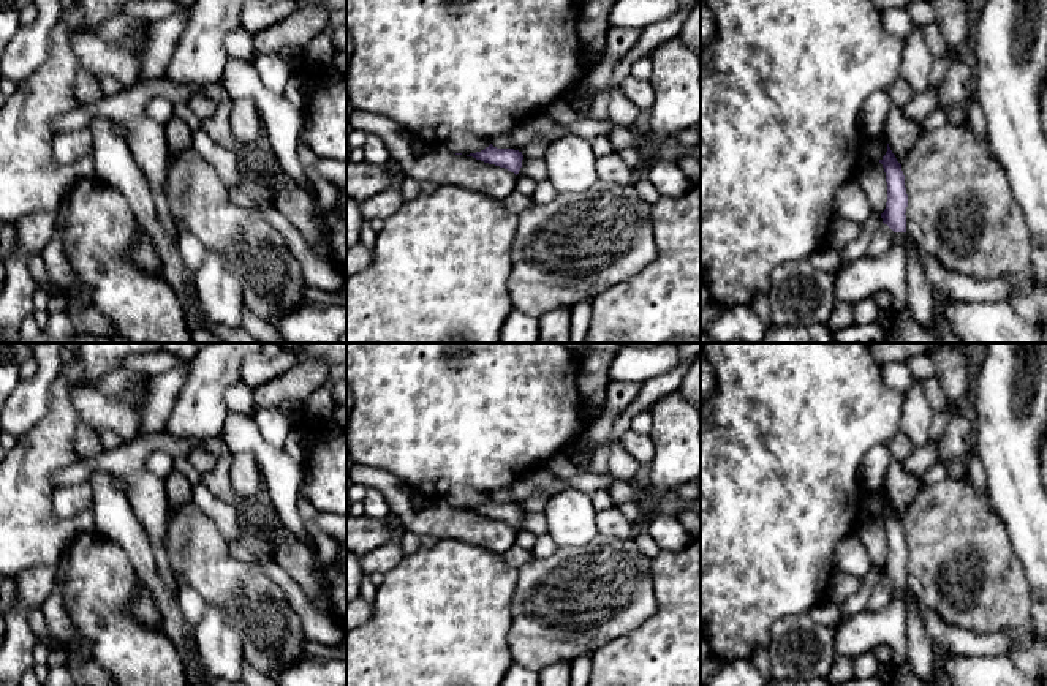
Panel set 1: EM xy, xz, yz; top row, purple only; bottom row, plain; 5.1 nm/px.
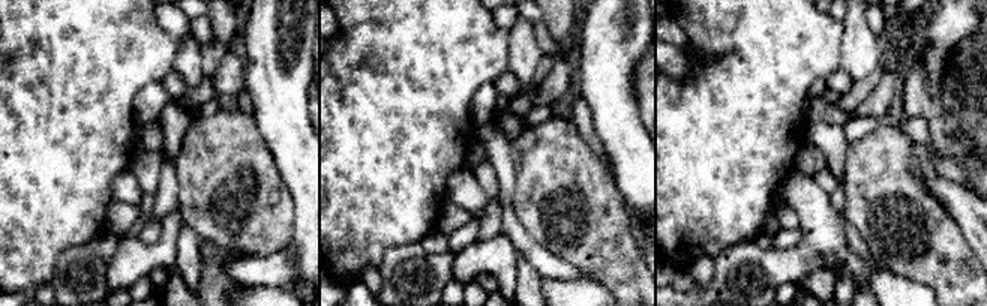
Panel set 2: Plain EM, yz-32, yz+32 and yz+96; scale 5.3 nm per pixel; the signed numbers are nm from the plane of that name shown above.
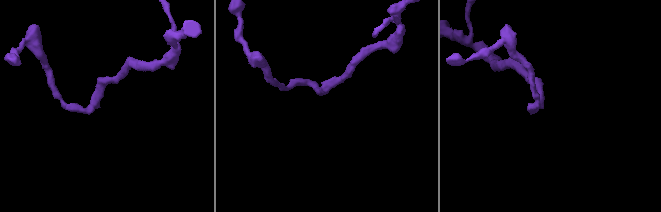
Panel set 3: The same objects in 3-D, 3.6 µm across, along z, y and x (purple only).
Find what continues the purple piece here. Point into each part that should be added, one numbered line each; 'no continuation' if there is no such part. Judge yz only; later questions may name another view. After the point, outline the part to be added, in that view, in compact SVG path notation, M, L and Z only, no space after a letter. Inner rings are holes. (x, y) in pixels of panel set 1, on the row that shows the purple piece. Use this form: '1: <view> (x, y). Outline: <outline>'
1: yz (963, 288). Outline: M895 232L905 247L906 256L919 258L928 285L949 294L954 300L963 302L1003 302L1011 299L1011 283L1007 278L981 281L954 272L947 272L941 264L930 261L913 242L908 232Z

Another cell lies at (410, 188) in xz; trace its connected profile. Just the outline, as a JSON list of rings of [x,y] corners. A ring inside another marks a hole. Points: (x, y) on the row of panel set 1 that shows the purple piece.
[[[405,177],[400,185],[400,193],[403,196],[403,201],[411,201],[411,199],[421,198],[422,196],[421,182],[418,182],[411,177]]]

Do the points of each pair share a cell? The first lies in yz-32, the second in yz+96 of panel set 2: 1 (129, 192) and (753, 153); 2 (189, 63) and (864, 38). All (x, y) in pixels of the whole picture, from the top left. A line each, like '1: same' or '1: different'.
1: different
2: same

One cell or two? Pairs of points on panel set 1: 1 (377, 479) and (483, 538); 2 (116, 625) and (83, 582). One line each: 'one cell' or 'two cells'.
1: one cell
2: one cell

